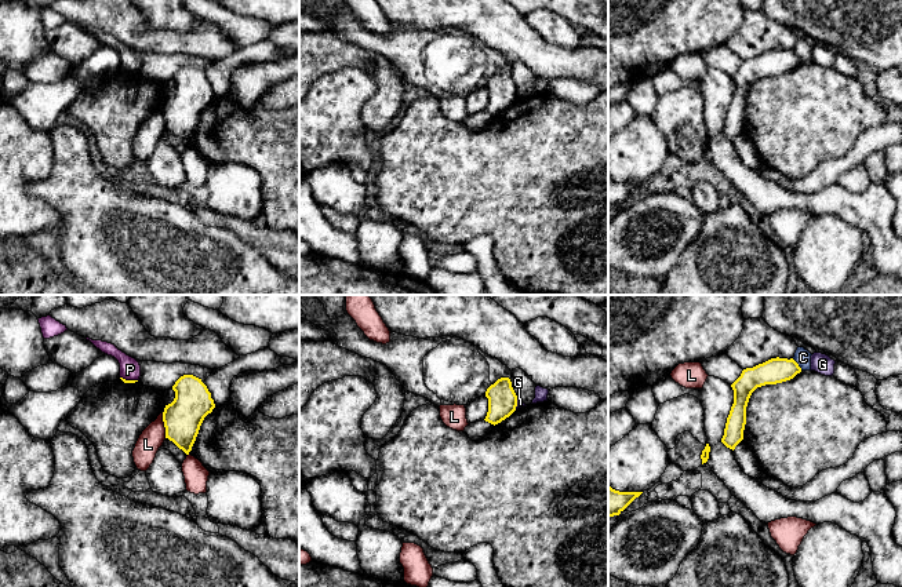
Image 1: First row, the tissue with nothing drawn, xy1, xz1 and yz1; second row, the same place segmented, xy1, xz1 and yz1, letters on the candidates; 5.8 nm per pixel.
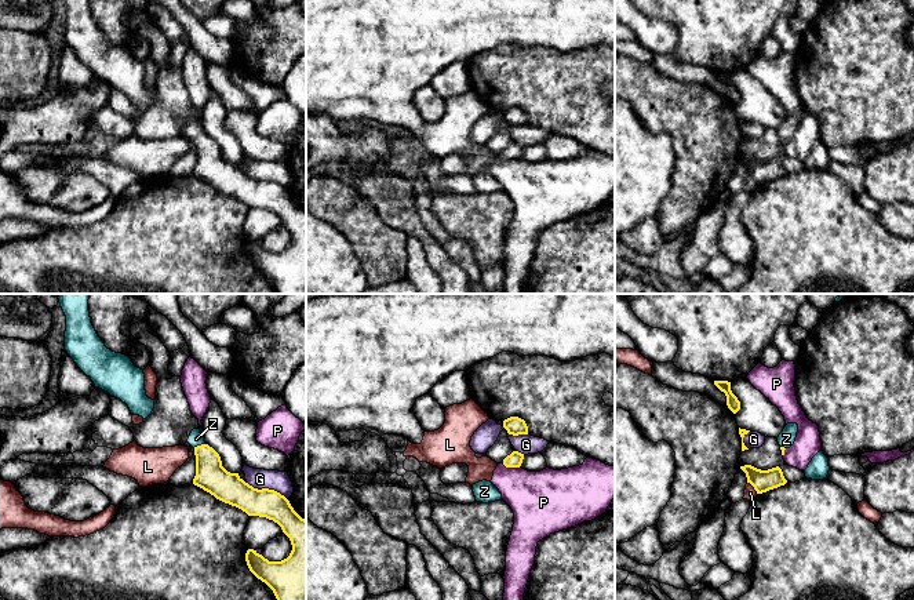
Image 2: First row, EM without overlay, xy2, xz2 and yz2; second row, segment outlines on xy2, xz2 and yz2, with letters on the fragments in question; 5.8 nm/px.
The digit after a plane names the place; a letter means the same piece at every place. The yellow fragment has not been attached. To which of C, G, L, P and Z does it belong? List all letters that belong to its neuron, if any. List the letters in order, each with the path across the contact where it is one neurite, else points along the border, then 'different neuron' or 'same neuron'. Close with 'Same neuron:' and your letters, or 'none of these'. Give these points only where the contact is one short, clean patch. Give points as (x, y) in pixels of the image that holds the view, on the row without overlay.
C: border yz1 (792, 50), (802, 61); different neuron
G: different neuron
L: different neuron
P: different neuron
Z: way xy2 (211, 167), (207, 149), (199, 137), (196, 130); same neuron
Same neuron: Z

